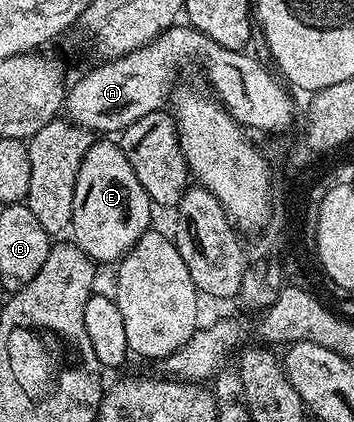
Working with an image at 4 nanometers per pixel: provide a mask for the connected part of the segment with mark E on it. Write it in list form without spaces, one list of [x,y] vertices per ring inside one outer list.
[[[103,137],[92,142],[90,149],[77,169],[77,185],[73,193],[73,217],[69,235],[73,242],[96,264],[118,264],[124,255],[137,245],[137,241],[146,231],[152,230],[151,211],[153,204],[149,193],[137,181],[129,157],[119,147],[118,142]]]

